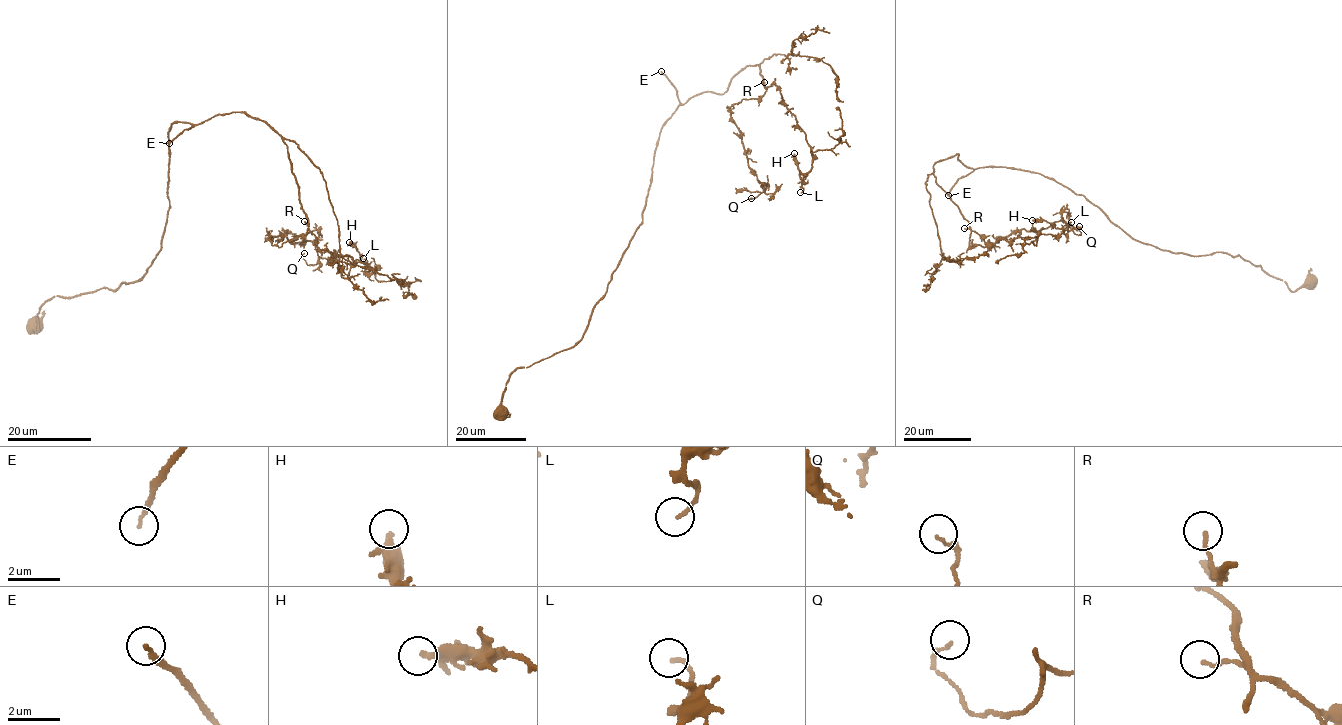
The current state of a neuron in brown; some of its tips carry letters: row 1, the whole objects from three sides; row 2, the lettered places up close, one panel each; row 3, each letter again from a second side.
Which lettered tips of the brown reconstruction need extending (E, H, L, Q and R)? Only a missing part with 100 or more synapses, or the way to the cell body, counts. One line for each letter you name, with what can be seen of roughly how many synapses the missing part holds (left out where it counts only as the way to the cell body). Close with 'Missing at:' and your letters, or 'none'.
E: 190 syn
Missing at: E

